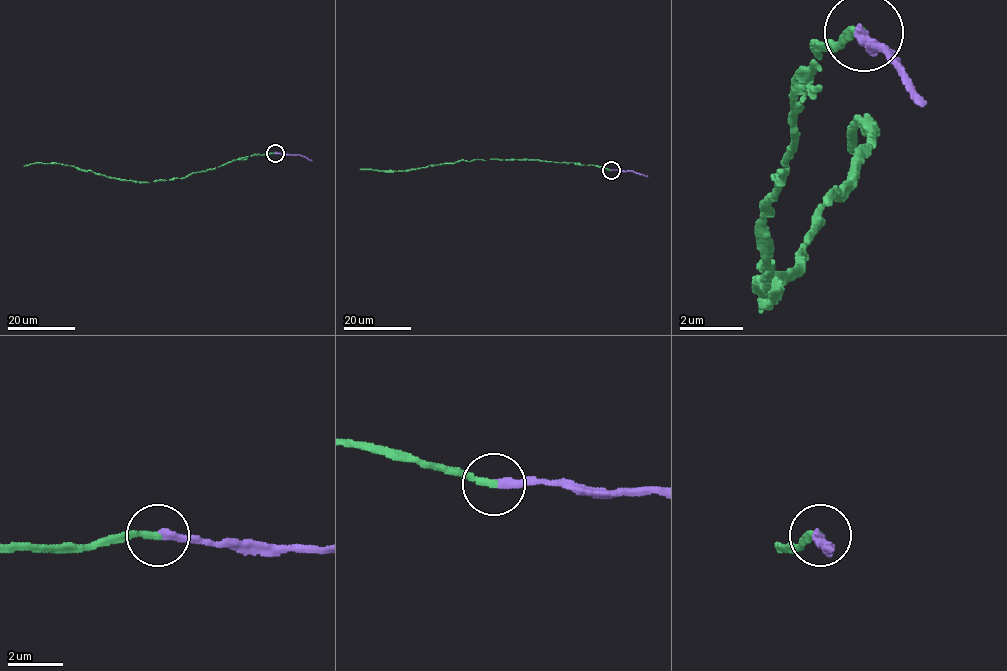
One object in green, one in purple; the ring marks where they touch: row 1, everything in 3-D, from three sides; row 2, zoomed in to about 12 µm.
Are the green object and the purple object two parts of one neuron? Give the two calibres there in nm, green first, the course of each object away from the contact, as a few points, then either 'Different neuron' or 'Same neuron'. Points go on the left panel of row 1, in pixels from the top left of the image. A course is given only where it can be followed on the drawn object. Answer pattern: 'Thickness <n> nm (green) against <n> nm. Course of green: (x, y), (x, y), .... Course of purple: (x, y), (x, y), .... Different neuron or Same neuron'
Thickness 240 nm (green) against 280 nm. Course of green: (275, 153), (246, 156), (182, 178), (149, 182), (110, 178), (67, 165), (32, 163), (24, 166). Course of purple: (275, 153), (298, 154), (312, 161). Same neuron

